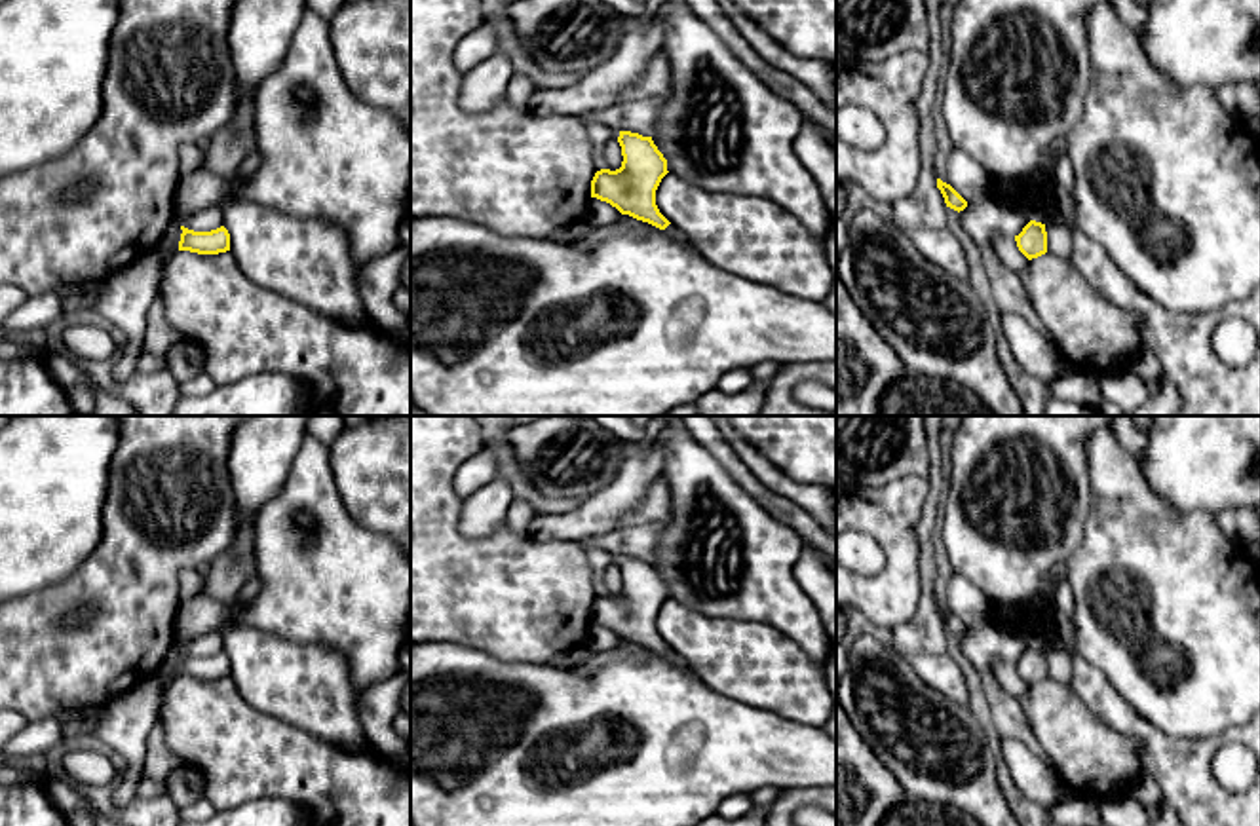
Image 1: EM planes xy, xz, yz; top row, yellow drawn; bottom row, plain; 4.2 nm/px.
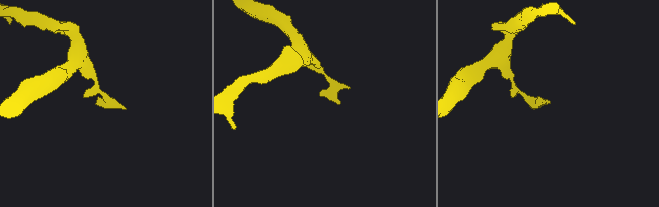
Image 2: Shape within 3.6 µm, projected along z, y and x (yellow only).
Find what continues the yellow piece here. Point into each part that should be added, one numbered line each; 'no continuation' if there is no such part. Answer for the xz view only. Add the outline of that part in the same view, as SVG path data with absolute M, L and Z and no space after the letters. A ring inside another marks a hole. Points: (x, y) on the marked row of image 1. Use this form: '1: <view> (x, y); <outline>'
no continuation

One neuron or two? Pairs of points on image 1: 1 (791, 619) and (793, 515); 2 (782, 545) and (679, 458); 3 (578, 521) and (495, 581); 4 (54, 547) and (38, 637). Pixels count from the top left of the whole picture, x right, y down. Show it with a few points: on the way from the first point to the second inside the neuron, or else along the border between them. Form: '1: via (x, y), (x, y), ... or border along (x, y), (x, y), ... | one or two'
1: border along (757, 504), (787, 525), (802, 542) | two
2: via (755, 526), (706, 477) | one
3: border along (531, 532), (542, 538), (563, 538), (578, 544) | two
4: border along (86, 561), (63, 580), (19, 597) | two

